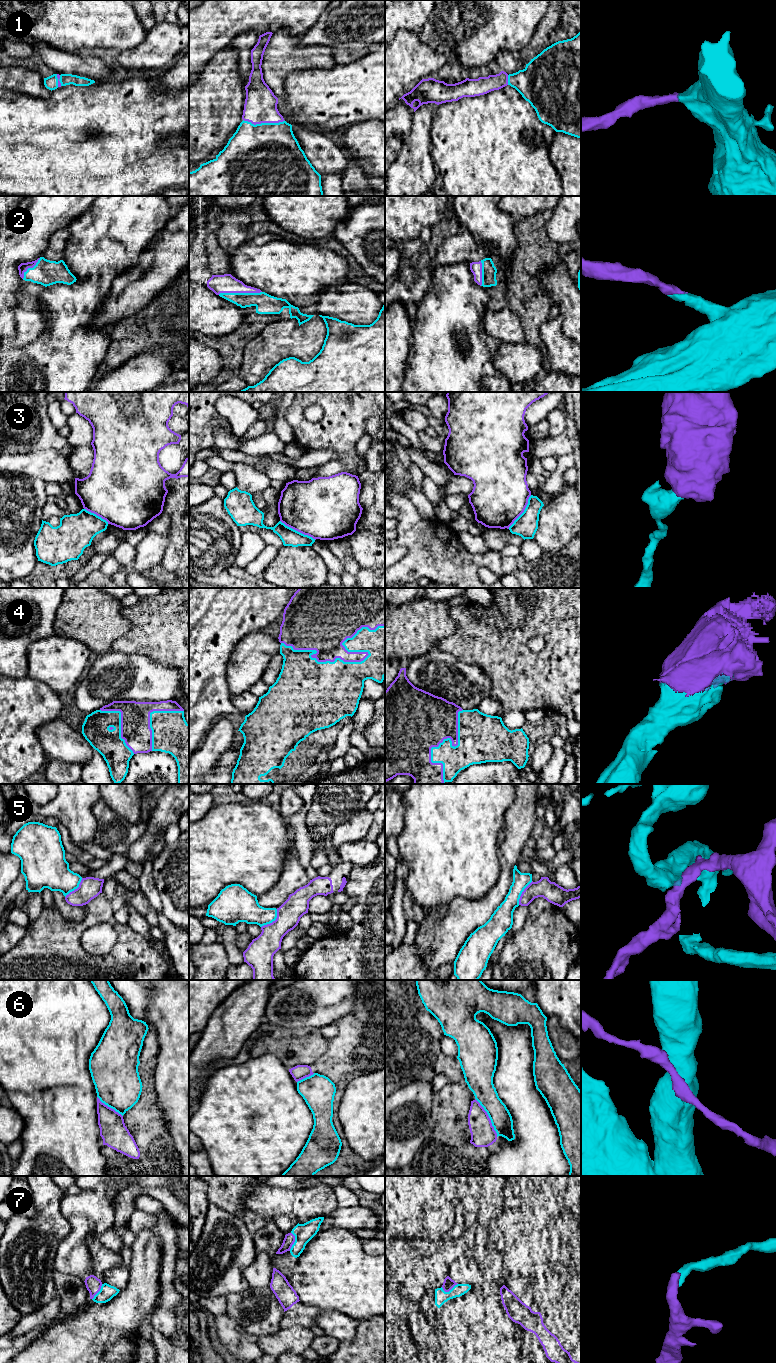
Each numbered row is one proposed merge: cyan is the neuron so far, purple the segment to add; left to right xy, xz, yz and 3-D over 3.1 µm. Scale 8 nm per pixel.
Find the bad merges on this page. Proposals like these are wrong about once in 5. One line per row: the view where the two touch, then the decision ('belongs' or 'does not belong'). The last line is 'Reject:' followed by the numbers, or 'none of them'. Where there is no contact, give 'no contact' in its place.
1: contact in xz; belongs
2: contact in xz; belongs
3: contact in xz; does not belong
4: contact in xz; belongs
5: contact in xz; does not belong
6: contact in yz; does not belong
7: contact in xz; belongs
Reject: 3, 5, 6

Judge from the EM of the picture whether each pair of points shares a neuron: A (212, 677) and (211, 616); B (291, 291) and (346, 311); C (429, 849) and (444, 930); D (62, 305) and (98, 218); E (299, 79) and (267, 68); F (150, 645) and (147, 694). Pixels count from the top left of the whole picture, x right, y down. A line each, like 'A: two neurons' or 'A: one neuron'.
A: one neuron
B: two neurons
C: two neurons
D: one neuron
E: two neurons
F: two neurons

